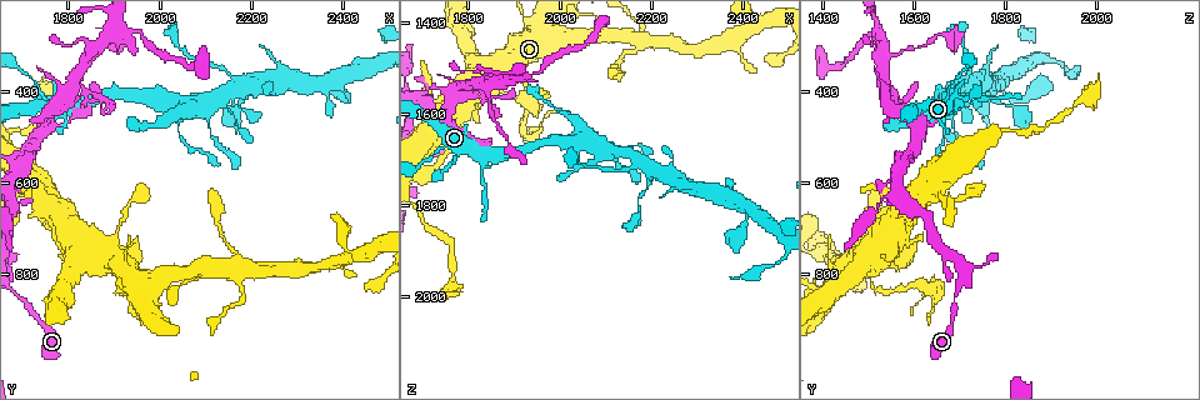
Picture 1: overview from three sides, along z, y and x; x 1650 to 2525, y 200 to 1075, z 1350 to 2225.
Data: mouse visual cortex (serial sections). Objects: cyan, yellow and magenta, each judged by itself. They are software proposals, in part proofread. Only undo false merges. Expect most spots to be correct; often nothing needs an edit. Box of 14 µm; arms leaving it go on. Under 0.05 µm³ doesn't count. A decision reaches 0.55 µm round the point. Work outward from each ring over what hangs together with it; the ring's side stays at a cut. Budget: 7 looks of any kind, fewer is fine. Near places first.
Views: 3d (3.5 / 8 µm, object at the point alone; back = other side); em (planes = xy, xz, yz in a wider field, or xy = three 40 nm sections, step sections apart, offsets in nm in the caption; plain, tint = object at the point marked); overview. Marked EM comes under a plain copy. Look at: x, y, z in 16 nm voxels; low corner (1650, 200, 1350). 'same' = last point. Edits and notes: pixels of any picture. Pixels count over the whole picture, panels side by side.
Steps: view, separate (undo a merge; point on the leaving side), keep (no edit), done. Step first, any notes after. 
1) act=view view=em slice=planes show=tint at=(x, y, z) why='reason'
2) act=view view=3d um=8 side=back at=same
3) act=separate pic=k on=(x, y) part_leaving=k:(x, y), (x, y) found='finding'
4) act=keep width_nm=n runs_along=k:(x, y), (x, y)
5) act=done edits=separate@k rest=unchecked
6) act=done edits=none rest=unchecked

act=view view=3d um=3.5 side=back at=(1915, 825, 1515) why='thick turns thin'

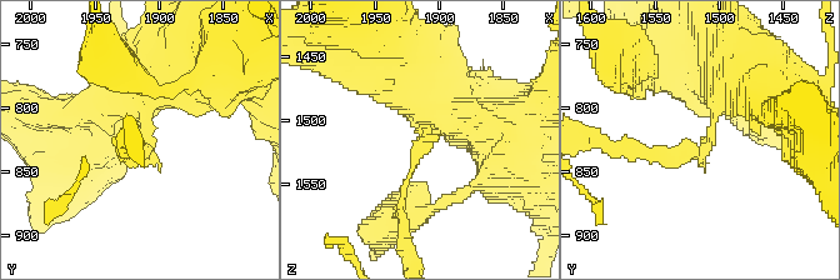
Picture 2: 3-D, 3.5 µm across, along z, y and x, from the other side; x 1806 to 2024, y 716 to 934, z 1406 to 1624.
act=view view=em slice=xy step=1 show=tint at=(1908, 830, 1512) arm_widths_nm=100,600 why='now the EM'

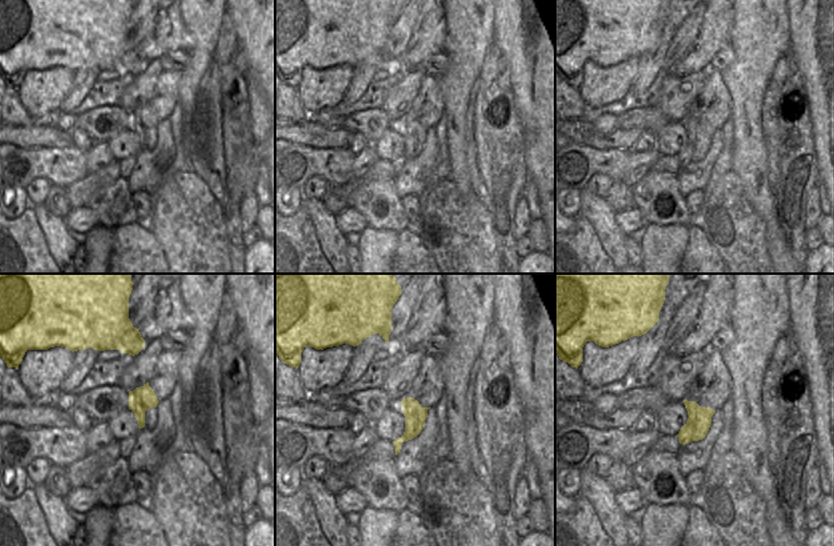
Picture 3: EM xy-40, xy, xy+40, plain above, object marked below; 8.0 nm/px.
act=view view=em slice=planes show=tint at=same why='cut it another way'

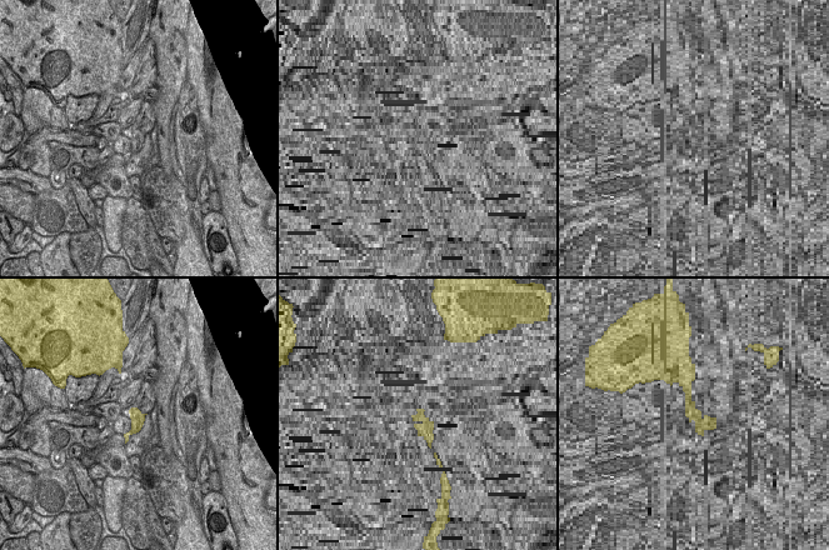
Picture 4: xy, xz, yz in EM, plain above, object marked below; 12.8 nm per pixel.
act=keep width_nm=180 runs_along=2:(753, 71), (698, 151), (638, 151) found='all the same cell'

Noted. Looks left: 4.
act=view view=3d um=3.5 at=(2165, 440, 1825) why='thick turns thin'

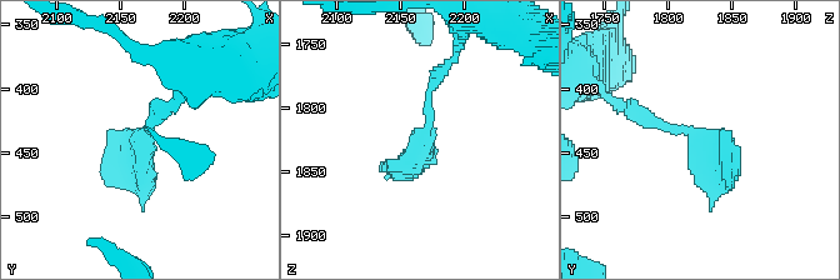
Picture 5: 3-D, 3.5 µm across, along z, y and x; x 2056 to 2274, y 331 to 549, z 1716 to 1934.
act=view view=em slice=planes show=tint at=(2168, 438, 1822)

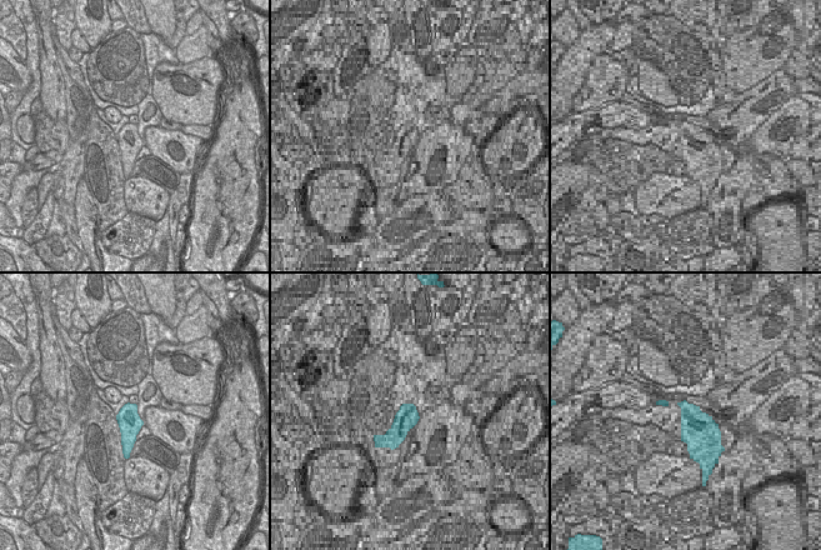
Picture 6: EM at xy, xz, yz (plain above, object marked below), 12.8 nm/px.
act=view view=em slice=xy step=2 show=tint at=same why='another direction'

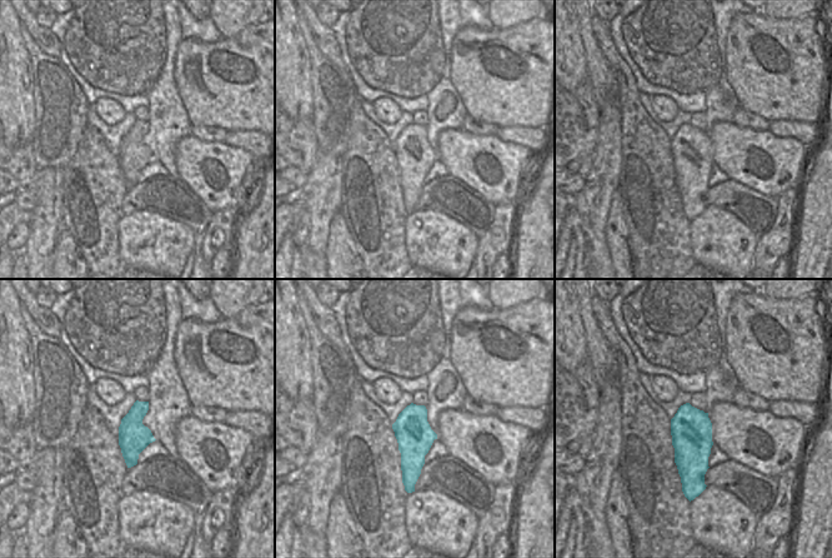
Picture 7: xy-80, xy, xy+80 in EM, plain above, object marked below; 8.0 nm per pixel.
act=keep runs_along=5:(628, 110), (689, 130), (730, 176) found='all the same cell'

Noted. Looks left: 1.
act=done edits=none rest=unchecked

